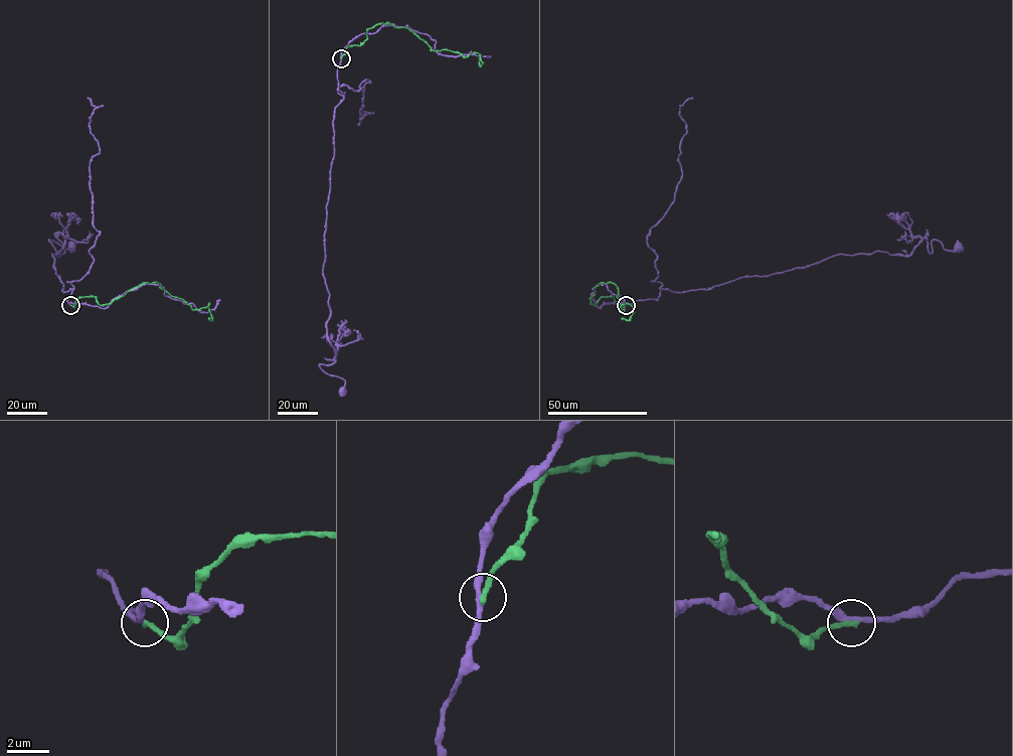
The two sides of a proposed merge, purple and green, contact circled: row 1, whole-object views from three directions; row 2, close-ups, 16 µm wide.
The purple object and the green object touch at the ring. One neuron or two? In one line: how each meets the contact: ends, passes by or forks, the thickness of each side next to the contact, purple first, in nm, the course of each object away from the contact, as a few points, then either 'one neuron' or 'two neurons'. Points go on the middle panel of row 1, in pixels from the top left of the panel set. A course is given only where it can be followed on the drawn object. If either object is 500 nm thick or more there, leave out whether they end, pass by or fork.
purple passes by; green ends there; 280 nm thick on the purple side, 280 nm on the other; purple runs (341, 58), (322, 271), (335, 354), (326, 359), (335, 361), (319, 365), (344, 381), (342, 392); green runs (341, 58), (381, 23), (406, 27), (431, 49), (478, 52), (480, 65), (479, 54); two neurons

